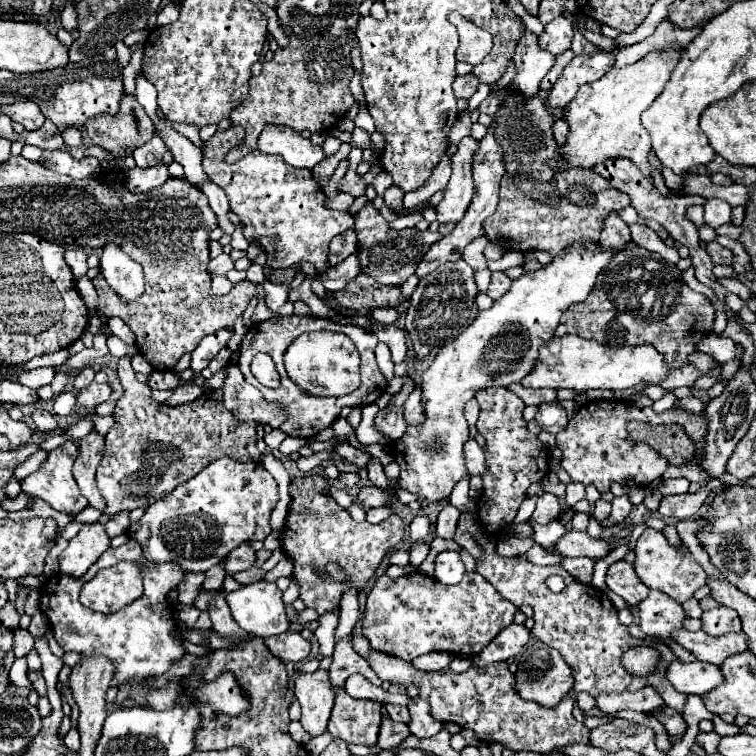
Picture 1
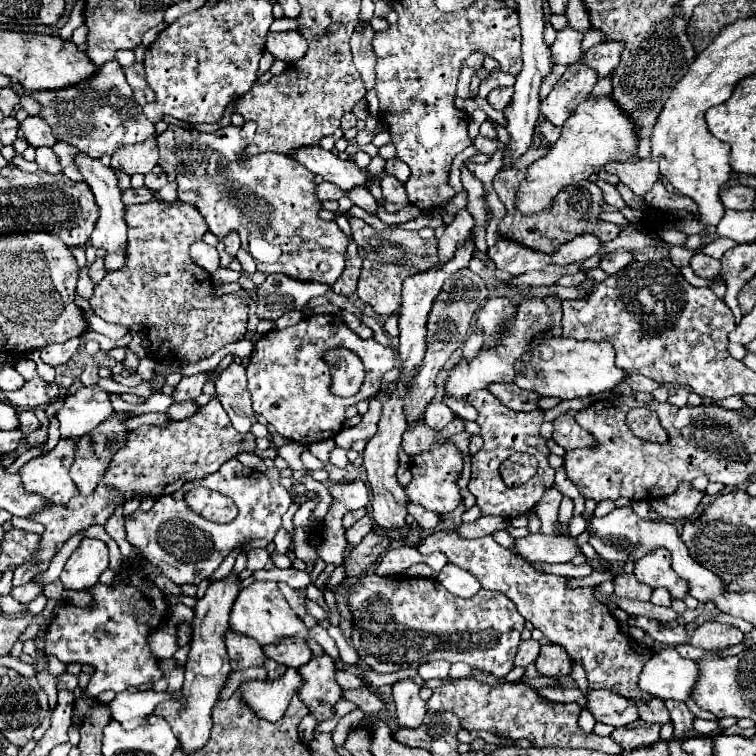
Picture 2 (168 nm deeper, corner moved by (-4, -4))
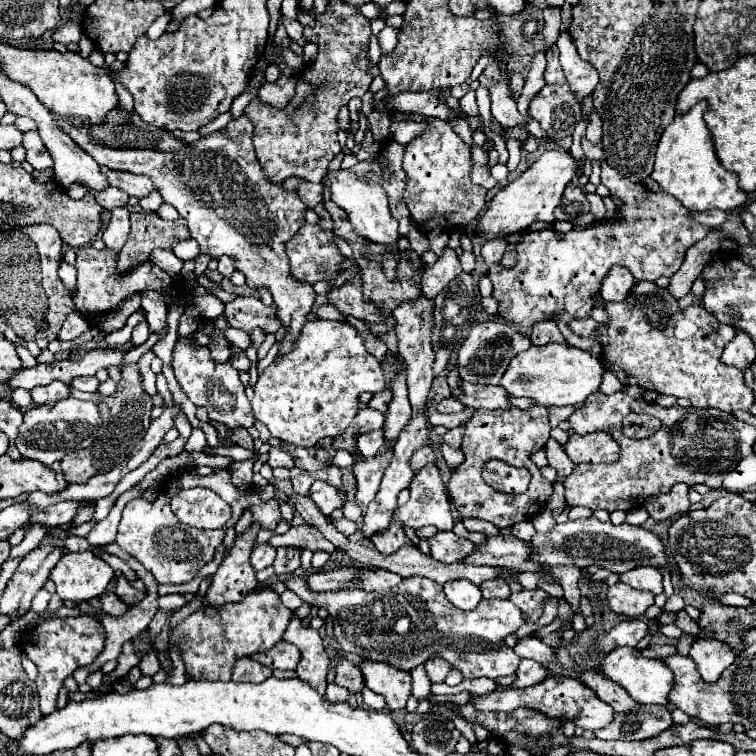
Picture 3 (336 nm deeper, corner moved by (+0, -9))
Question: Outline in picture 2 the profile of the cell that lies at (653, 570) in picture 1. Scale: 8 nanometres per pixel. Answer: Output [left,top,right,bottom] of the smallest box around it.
[633,548,687,598]

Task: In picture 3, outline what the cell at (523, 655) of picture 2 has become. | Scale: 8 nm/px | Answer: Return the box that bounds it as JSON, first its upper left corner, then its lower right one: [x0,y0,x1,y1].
[513,659,547,687]

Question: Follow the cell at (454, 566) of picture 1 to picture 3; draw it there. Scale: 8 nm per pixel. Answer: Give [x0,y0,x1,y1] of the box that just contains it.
[443,579,481,609]

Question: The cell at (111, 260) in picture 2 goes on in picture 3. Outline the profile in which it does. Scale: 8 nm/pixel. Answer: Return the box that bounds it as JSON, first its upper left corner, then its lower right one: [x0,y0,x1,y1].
[101,207,129,253]

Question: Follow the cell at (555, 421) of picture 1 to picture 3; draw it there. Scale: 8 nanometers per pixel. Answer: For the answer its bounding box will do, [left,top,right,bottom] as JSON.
[563,433,619,463]

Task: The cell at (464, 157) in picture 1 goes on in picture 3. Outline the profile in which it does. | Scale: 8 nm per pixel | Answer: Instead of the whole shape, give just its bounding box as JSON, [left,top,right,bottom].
[421,247,461,299]

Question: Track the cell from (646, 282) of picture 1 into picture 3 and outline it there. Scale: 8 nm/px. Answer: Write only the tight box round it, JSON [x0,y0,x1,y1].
[597,281,753,413]

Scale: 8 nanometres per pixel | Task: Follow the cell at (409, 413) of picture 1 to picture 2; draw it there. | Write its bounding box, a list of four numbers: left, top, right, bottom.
[425,400,455,430]

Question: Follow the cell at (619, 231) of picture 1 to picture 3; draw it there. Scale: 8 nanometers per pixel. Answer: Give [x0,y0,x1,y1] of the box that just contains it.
[601,265,635,301]

